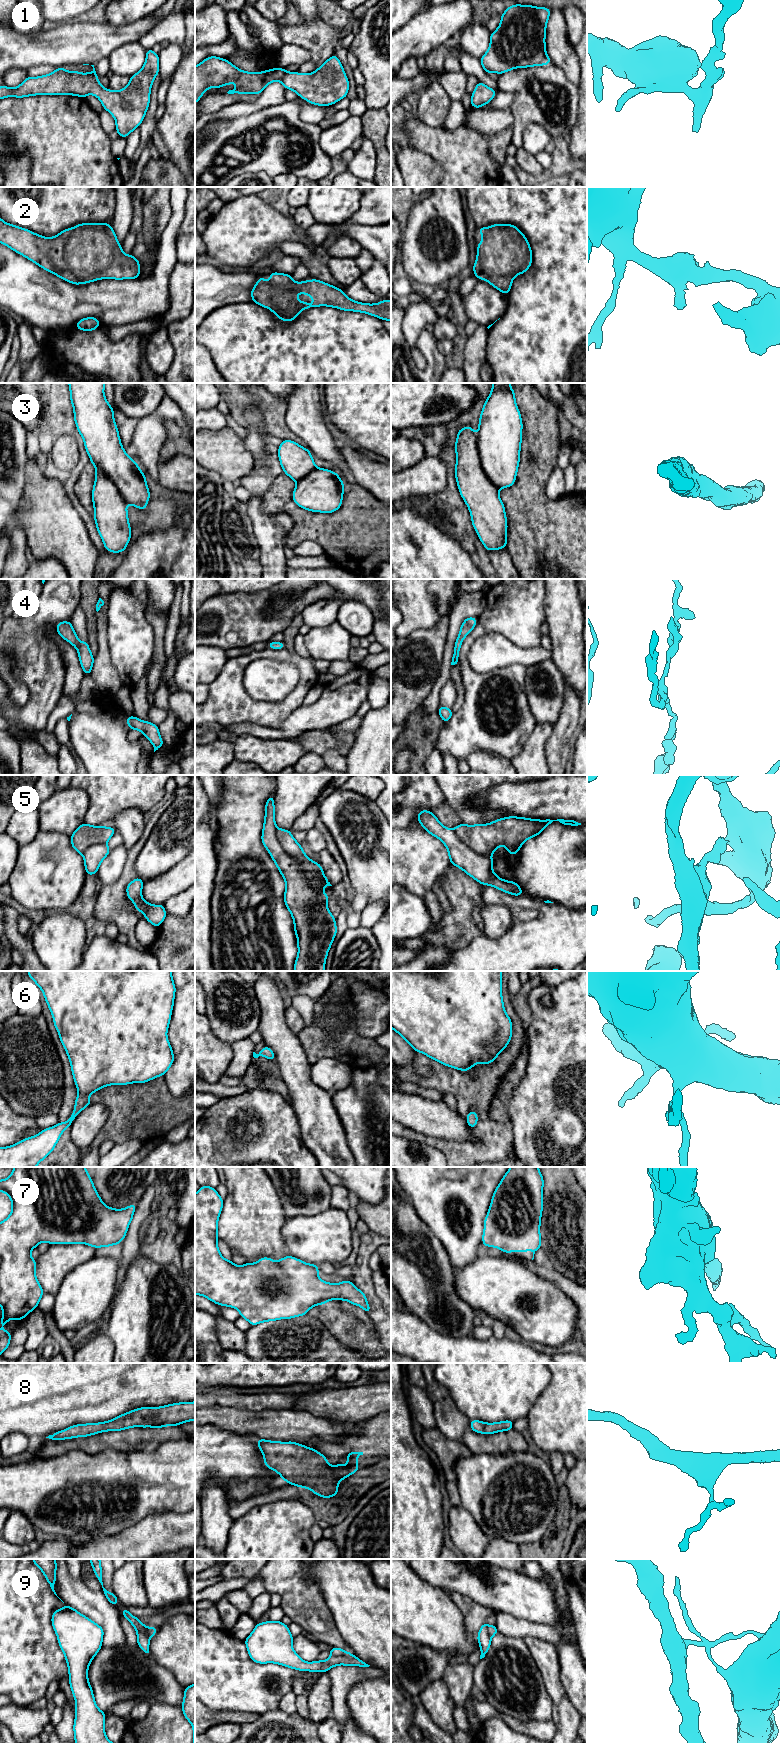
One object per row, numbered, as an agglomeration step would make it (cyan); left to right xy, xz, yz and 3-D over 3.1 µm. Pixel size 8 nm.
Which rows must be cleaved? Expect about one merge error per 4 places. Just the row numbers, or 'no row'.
9

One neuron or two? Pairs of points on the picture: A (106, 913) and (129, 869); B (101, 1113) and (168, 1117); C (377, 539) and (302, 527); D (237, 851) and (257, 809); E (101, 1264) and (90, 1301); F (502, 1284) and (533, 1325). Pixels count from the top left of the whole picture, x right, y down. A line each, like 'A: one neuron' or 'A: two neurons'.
A: one neuron
B: two neurons
C: one neuron
D: one neuron
E: one neuron
F: one neuron

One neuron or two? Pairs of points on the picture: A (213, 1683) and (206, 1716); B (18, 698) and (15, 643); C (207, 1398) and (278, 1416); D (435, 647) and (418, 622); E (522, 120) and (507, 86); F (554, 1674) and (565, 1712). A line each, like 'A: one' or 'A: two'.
A: two
B: two
C: one
D: two
E: one
F: one

